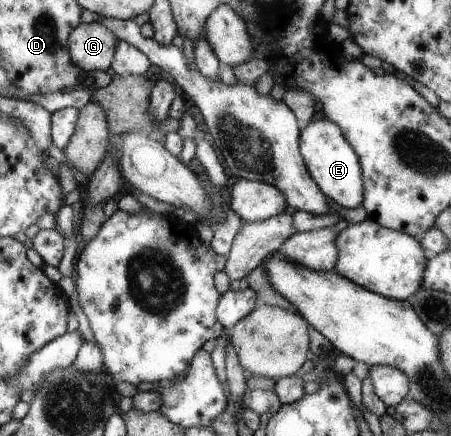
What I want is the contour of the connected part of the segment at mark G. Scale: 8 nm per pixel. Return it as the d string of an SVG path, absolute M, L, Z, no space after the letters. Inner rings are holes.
M83 22L70 34L68 47L74 63L92 75L95 69L106 72L113 66L119 42L118 36L105 24Z

